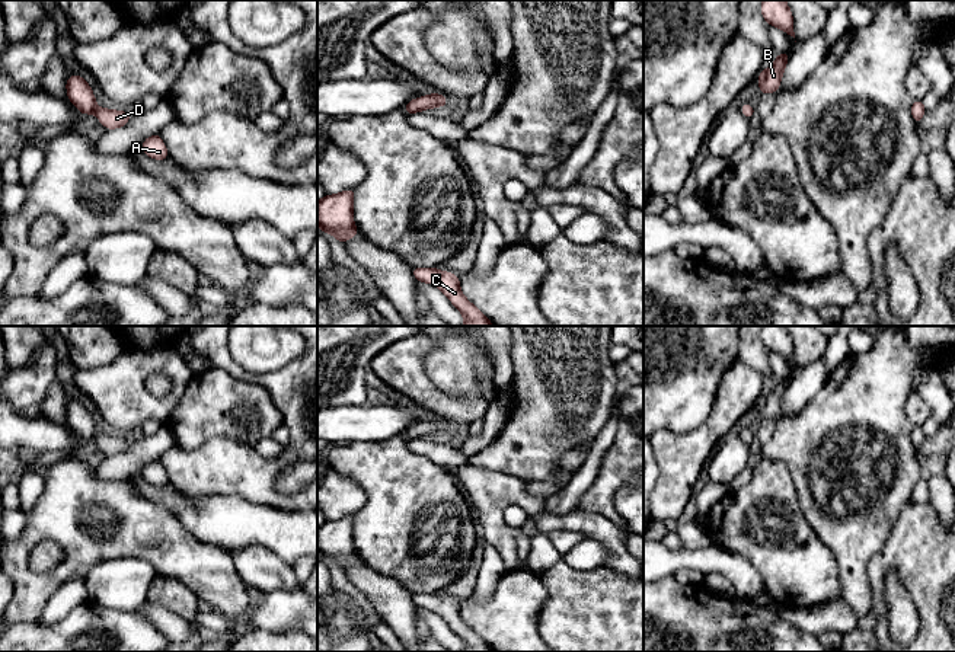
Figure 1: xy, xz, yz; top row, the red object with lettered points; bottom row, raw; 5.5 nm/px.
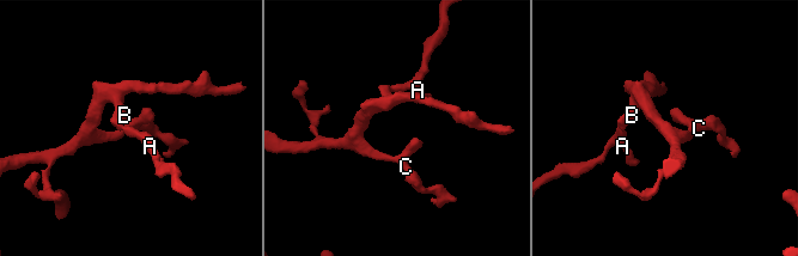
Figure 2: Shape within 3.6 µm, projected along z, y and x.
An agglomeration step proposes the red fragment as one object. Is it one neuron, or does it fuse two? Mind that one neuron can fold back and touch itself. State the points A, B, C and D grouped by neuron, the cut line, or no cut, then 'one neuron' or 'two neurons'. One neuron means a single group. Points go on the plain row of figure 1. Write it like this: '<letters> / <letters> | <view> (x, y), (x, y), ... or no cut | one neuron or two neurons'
A B C D | no cut | one neuron

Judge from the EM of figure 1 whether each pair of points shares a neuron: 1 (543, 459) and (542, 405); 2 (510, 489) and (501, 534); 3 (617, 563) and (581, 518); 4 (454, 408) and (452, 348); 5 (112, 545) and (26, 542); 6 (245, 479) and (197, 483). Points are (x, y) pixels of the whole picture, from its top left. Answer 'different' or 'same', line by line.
1: same
2: same
3: same
4: different
5: same
6: same

